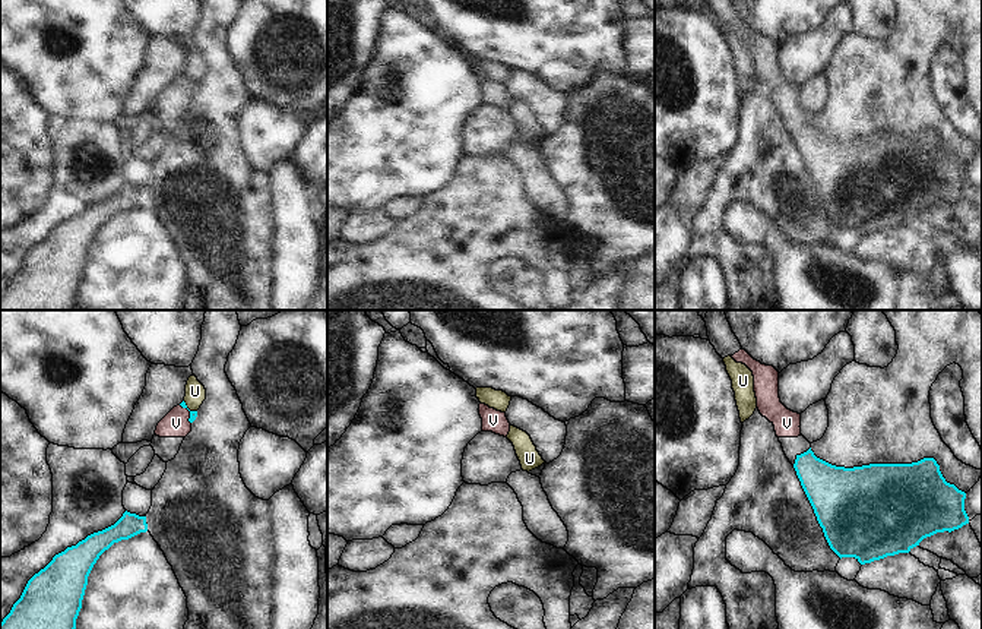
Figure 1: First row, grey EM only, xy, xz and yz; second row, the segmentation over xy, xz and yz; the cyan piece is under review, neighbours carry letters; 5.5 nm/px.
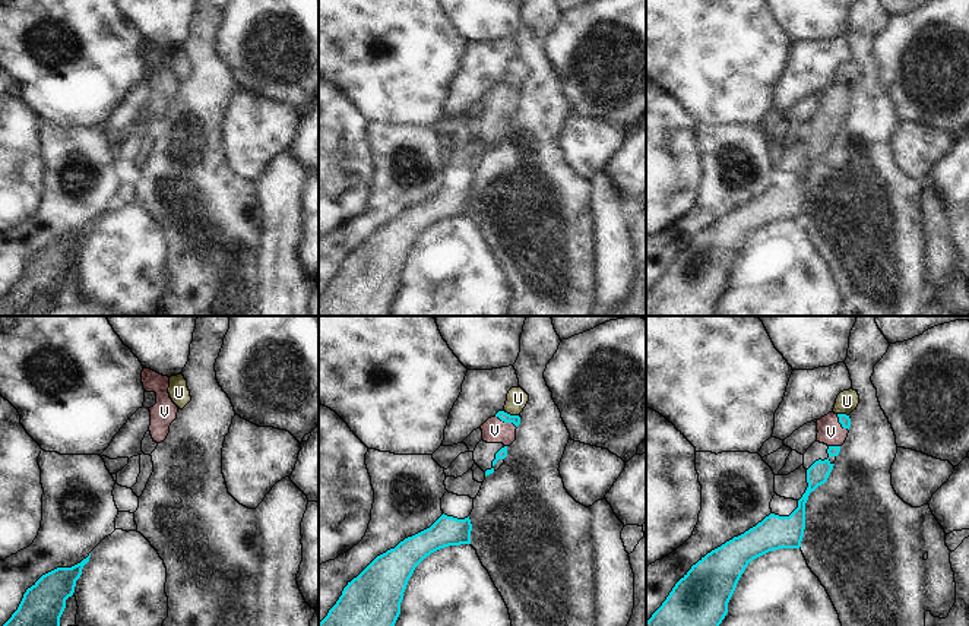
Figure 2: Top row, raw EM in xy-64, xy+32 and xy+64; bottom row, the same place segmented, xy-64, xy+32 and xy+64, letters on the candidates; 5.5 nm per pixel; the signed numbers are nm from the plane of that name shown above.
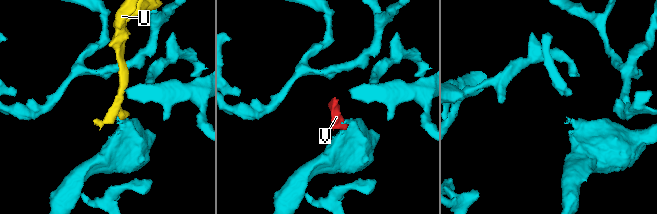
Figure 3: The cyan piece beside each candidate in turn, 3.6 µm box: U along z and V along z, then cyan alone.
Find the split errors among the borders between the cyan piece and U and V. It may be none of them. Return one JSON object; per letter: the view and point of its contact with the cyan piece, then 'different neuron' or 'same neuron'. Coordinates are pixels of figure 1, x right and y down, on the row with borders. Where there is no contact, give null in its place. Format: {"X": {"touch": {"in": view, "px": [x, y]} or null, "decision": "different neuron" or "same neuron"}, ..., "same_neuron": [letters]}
{"U": {"touch": {"in": "xy", "px": [187, 408]}, "decision": "different neuron"}, "V": {"touch": {"in": "xy", "px": [190, 413]}, "decision": "same neuron"}, "same_neuron": ["V"]}

